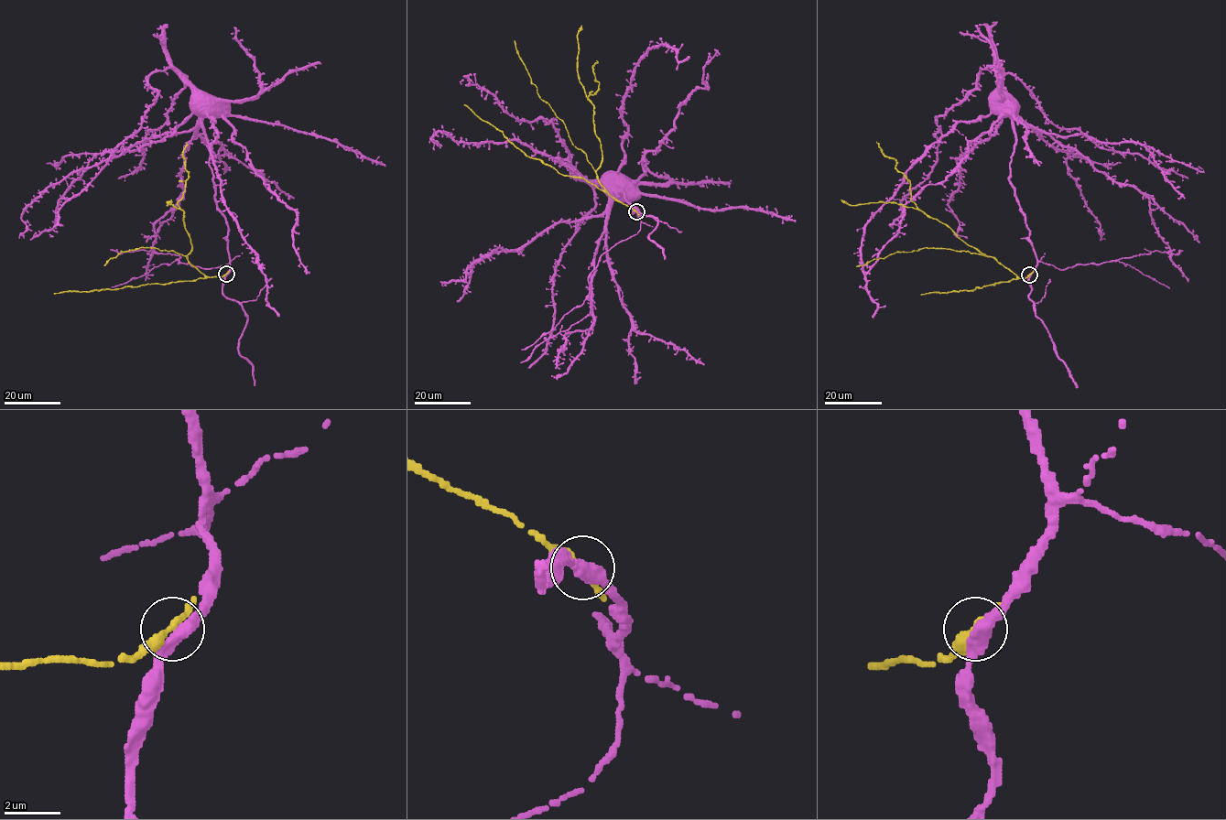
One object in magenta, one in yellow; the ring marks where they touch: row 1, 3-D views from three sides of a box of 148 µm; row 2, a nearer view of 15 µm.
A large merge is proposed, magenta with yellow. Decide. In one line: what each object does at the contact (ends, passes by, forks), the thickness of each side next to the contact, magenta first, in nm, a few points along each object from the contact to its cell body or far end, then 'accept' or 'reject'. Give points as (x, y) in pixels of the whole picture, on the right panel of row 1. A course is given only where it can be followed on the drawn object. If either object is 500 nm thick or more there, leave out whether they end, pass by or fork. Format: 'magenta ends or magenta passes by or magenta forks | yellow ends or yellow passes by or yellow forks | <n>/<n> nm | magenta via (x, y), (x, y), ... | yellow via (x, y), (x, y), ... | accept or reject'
magenta passes by | yellow passes by | 400/280 nm | magenta via (1030, 275), (1036, 257), (1025, 217), (1009, 180), (1015, 132), (1004, 104), (995, 96), (999, 95) | yellow via (1030, 275), (1018, 277), (927, 217), (910, 199), (910, 184), (895, 167), (896, 161), (876, 142) | accept

